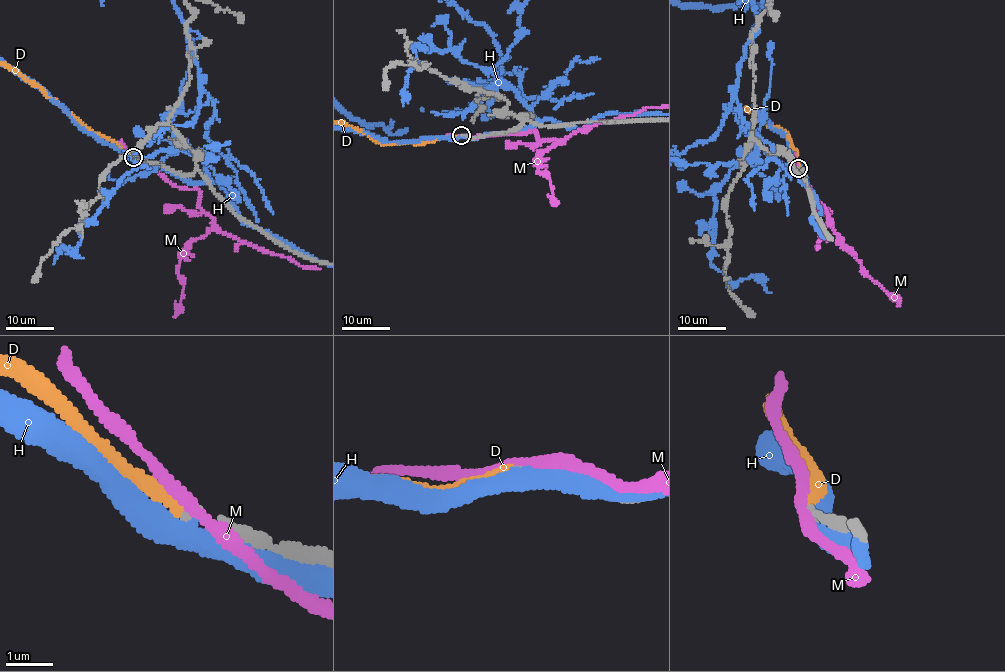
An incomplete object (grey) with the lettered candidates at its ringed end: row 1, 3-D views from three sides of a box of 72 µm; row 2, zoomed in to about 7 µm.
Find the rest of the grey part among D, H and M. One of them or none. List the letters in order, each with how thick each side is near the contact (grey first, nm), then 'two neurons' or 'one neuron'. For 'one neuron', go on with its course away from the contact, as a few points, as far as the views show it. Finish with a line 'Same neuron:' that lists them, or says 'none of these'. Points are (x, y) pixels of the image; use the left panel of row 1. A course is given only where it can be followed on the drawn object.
D: 150/240 nm | one neuron
H: 140/340 nm | two neurons
M: 150/240 nm | two neurons
Same neuron: D

